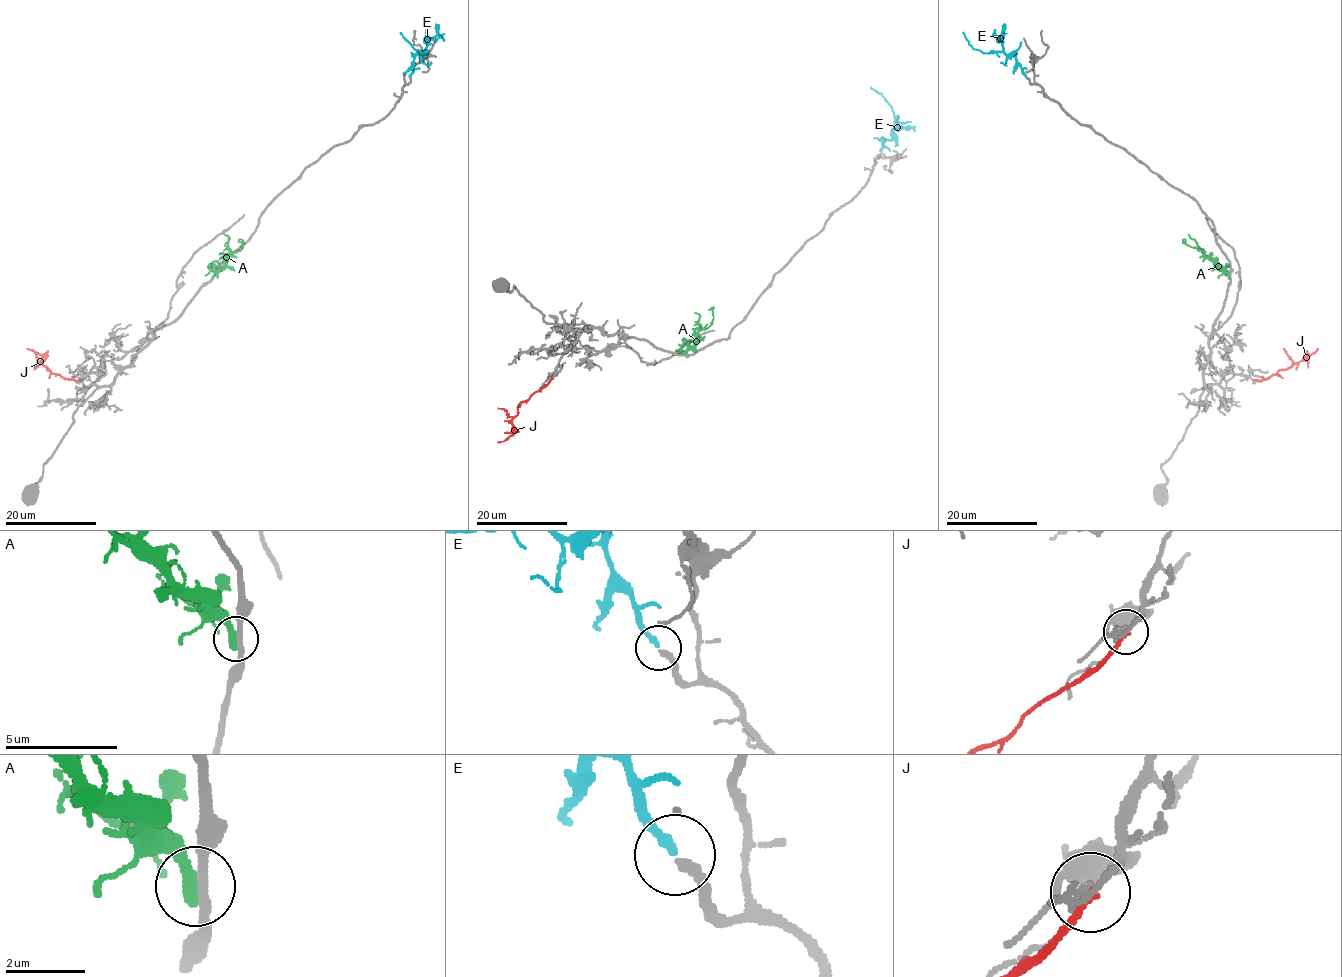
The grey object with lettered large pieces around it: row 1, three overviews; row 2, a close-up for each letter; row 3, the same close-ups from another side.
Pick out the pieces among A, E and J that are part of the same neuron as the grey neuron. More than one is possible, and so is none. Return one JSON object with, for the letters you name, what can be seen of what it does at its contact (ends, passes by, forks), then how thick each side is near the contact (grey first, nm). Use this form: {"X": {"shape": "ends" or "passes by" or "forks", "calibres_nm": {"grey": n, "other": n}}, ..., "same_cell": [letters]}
{"E": {"shape": "ends", "calibres_nm": {"grey": 240, "other": 240}}, "same_cell": ["E"]}

